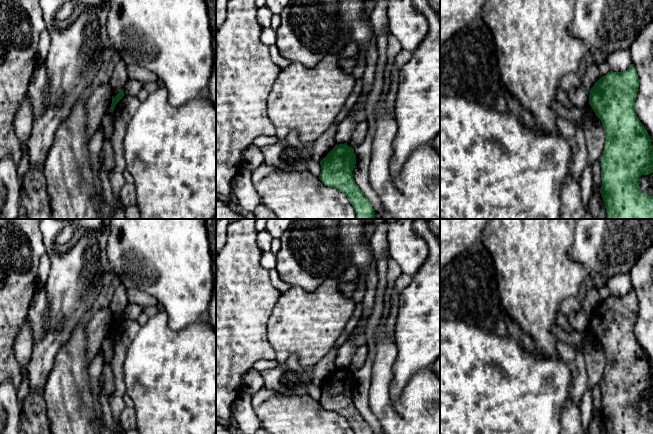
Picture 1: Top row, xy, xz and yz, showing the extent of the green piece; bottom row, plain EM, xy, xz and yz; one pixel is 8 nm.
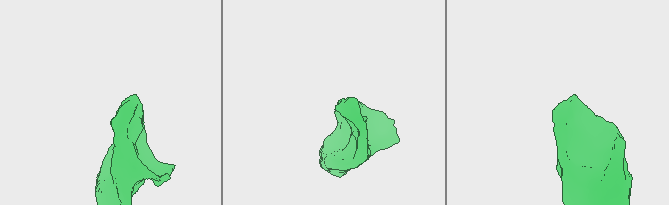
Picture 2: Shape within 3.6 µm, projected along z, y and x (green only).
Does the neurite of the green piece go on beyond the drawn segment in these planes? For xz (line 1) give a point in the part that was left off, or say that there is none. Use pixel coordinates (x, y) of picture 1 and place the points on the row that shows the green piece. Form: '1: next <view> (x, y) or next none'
1: next none

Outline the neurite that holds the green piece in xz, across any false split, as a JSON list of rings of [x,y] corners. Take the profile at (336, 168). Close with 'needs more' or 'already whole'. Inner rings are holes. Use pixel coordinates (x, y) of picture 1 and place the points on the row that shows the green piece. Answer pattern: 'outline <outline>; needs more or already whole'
outline [[[347,143],[335,147],[320,161],[319,179],[326,185],[344,193],[355,212],[356,219],[375,219],[374,209],[354,181],[352,171],[355,168],[354,148]]]; already whole

